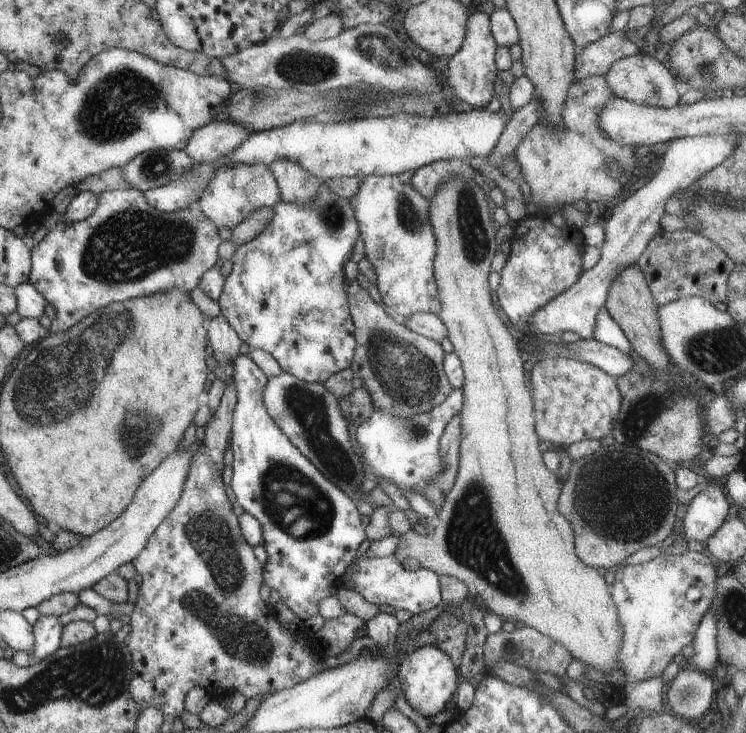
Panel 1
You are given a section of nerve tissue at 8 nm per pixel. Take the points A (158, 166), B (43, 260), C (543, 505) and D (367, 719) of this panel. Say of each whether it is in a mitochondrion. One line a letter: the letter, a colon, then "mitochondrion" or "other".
A: mitochondrion
B: other
C: other
D: other

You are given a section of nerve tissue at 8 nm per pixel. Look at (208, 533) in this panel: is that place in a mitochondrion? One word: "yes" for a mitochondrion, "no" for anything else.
yes

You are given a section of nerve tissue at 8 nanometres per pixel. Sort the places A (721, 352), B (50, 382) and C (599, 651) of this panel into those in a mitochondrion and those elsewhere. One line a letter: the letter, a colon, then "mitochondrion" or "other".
A: mitochondrion
B: mitochondrion
C: other

